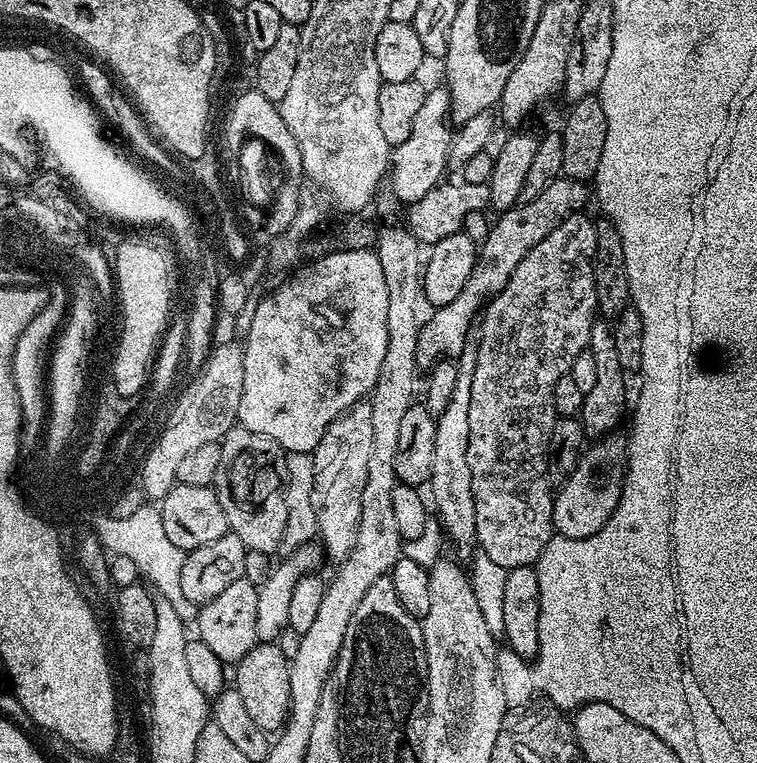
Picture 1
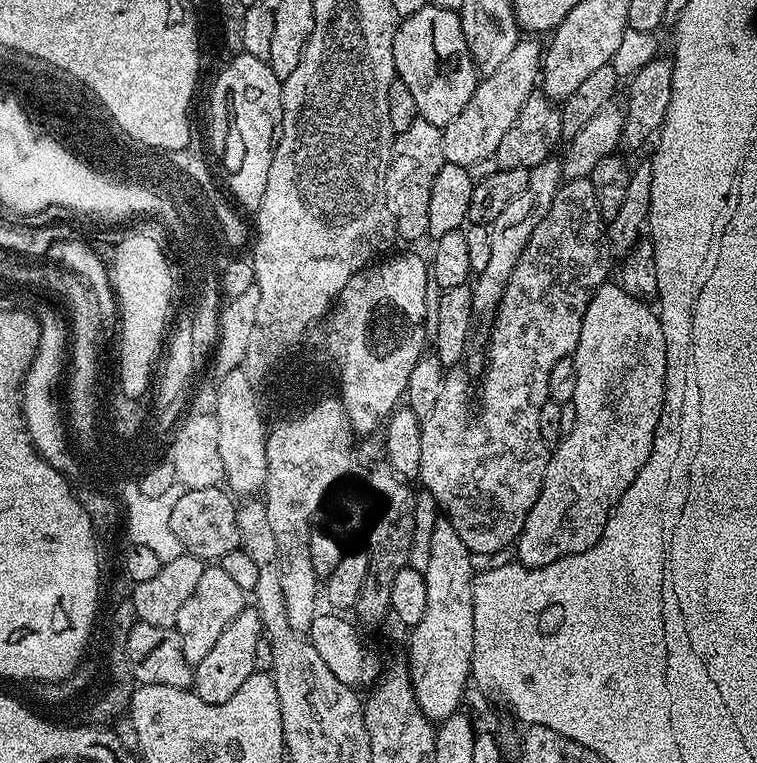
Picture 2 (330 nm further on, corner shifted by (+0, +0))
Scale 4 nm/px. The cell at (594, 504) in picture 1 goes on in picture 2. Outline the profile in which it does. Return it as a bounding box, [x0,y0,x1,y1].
[514,282,668,568]

